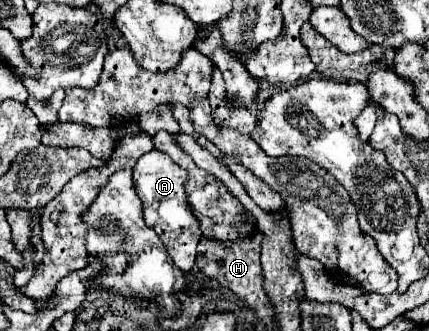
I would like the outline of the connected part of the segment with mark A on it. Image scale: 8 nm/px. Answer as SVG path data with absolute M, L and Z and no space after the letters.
M153 149L151 153L143 155L137 161L133 169L133 183L139 199L143 201L145 224L151 227L163 241L175 265L183 273L191 271L197 257L197 243L201 239L201 231L199 231L199 221L187 203L187 193L185 193L187 173L177 163L173 163L163 151Z

